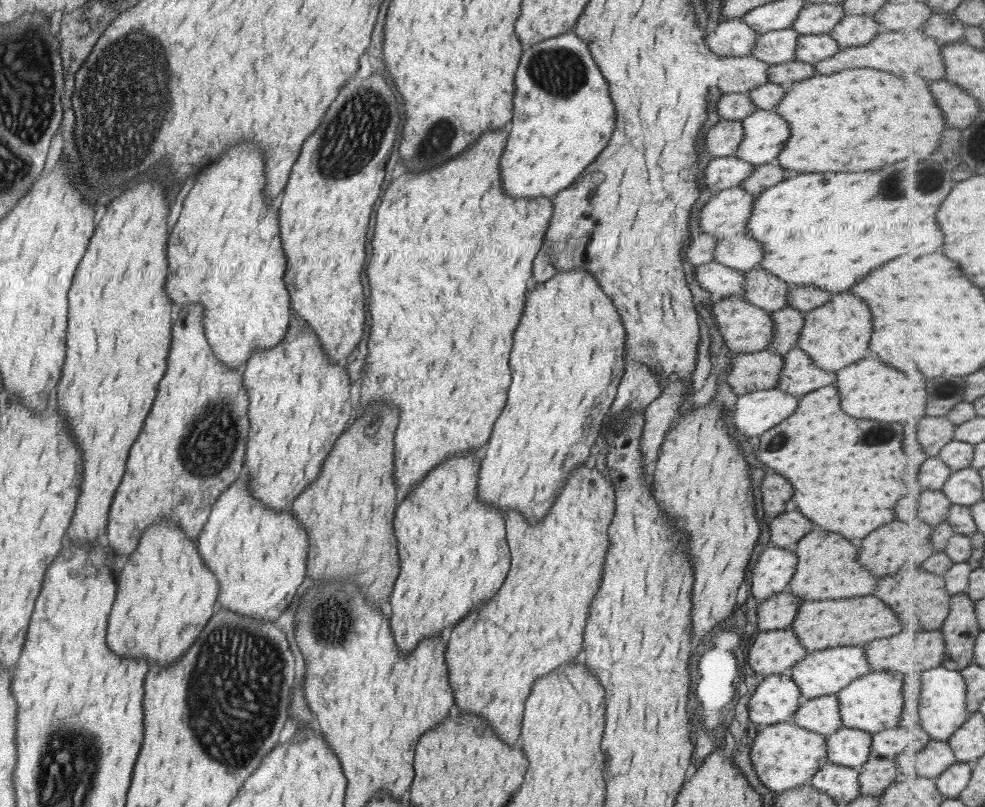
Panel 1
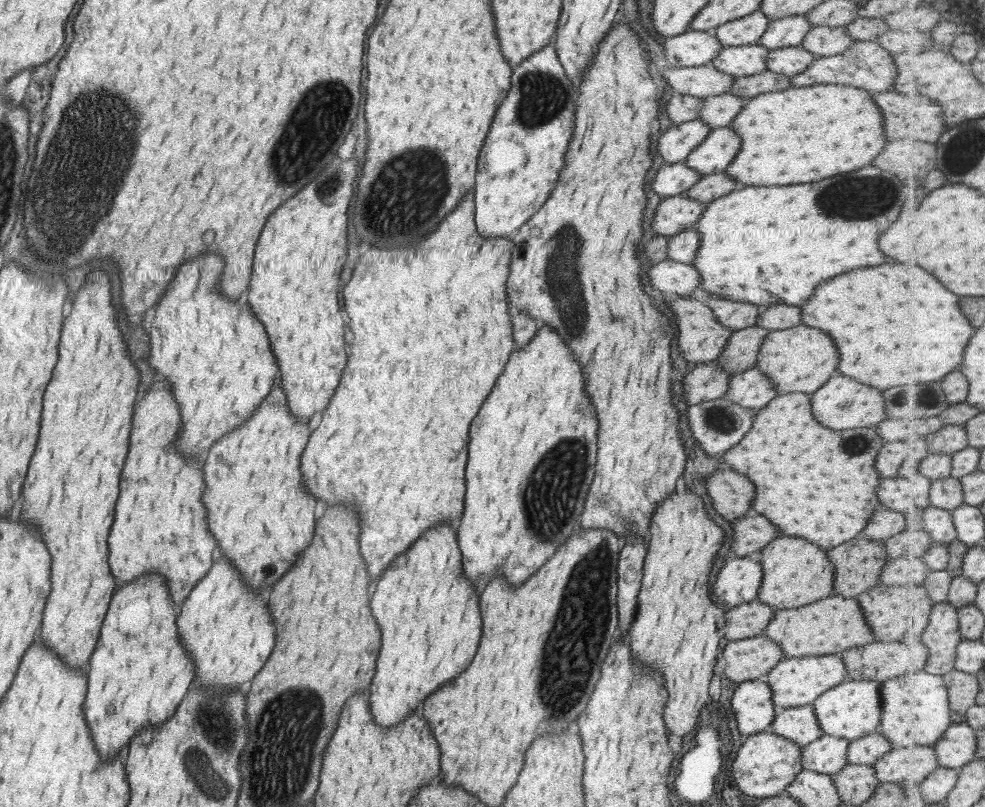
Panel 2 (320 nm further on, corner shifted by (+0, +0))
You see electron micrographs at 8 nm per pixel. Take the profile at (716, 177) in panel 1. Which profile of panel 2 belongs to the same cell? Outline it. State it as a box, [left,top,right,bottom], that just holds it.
[649,162,701,197]

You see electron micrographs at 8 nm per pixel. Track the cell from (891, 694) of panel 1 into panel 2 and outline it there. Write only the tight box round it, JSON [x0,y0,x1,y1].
[811,679,882,741]

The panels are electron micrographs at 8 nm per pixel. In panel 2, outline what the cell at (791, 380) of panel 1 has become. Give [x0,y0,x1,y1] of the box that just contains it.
[723,367,780,410]

